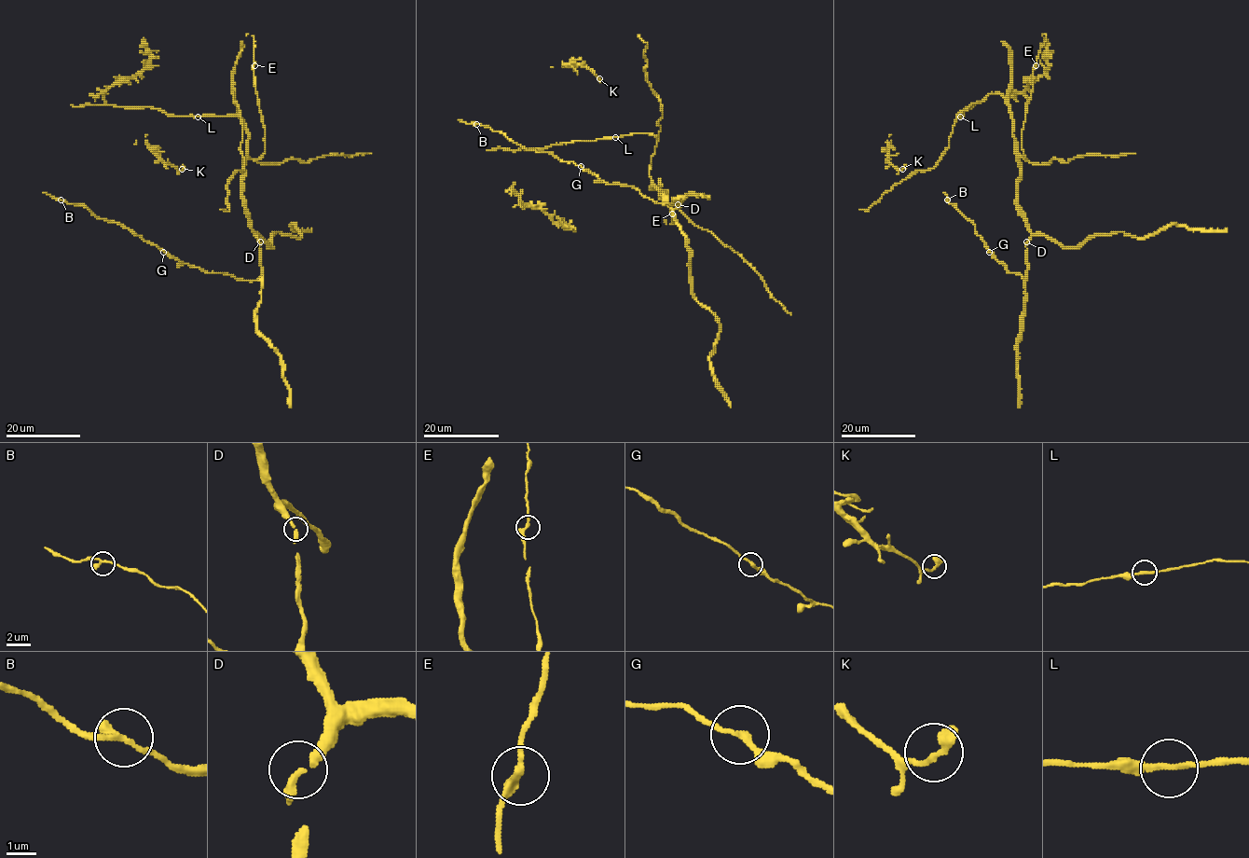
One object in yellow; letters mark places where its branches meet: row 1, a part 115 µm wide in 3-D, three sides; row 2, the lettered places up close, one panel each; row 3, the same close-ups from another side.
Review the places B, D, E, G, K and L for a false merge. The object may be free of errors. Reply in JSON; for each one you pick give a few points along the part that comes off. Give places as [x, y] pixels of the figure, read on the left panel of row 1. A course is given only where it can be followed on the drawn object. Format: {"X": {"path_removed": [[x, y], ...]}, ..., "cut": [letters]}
{"cut": []}

